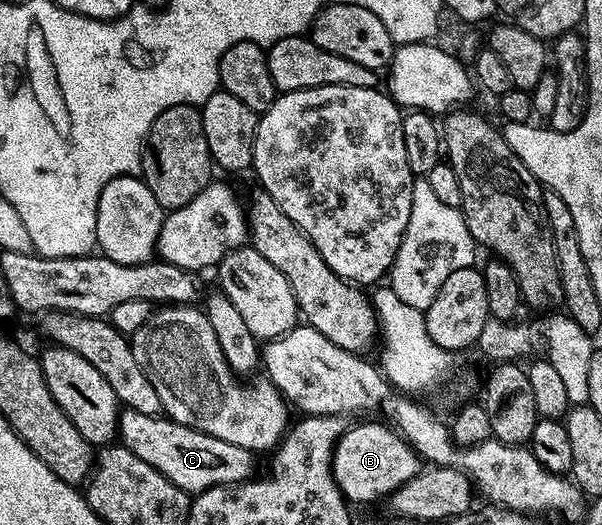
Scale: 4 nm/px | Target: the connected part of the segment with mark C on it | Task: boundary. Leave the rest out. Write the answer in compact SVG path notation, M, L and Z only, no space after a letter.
M124 410L118 416L118 440L129 448L135 456L142 458L165 480L181 493L205 492L223 484L239 484L251 477L254 453L249 448L234 446L234 442L222 442L197 428L177 424L163 415L147 416L141 412Z

